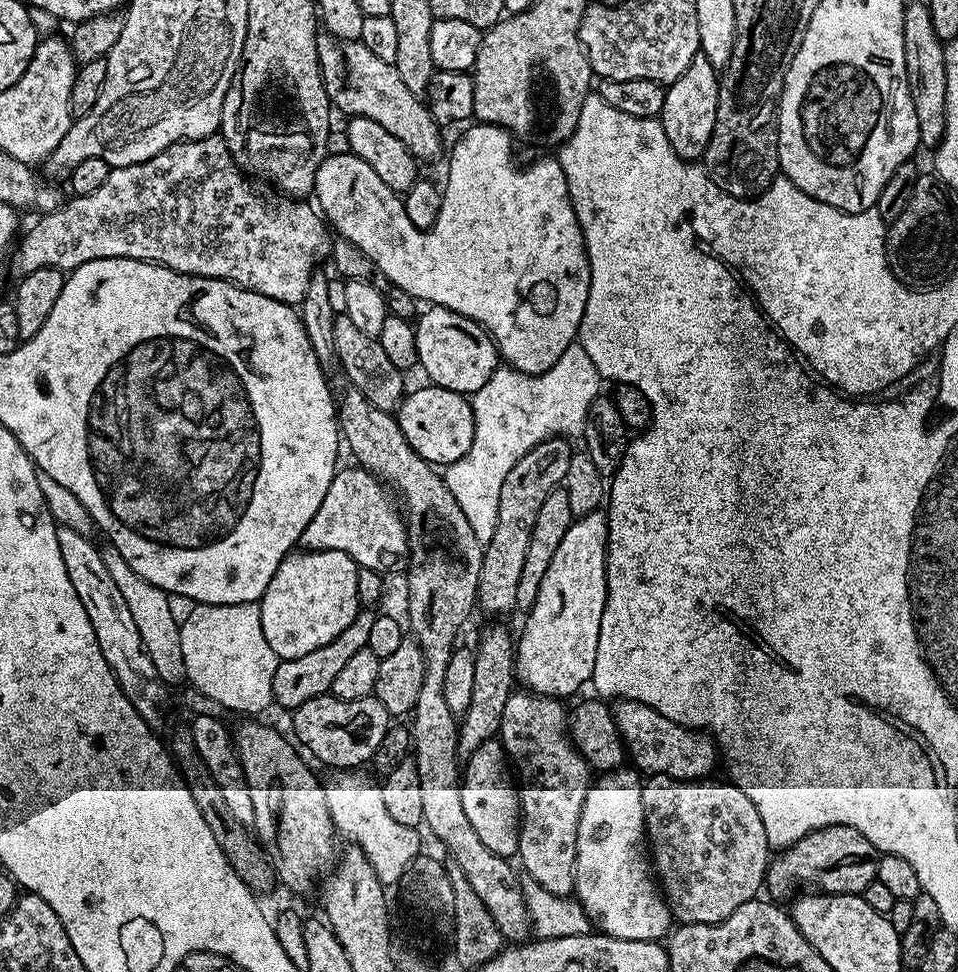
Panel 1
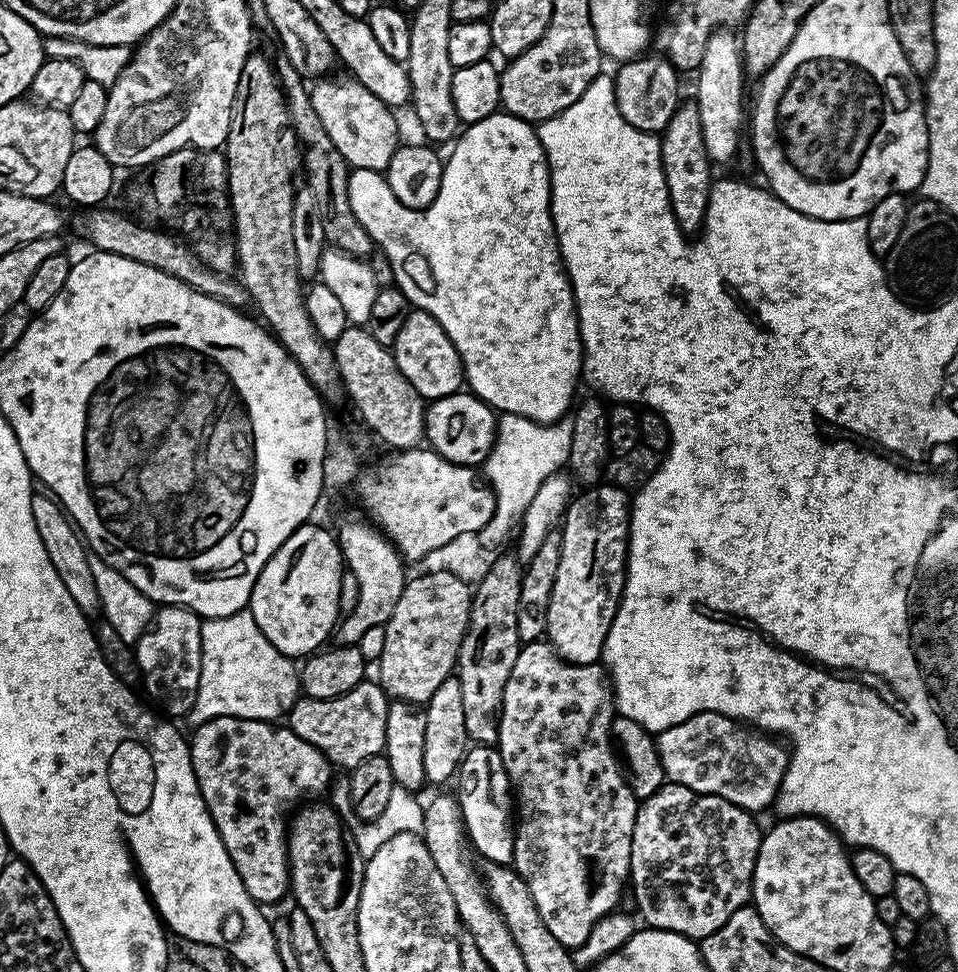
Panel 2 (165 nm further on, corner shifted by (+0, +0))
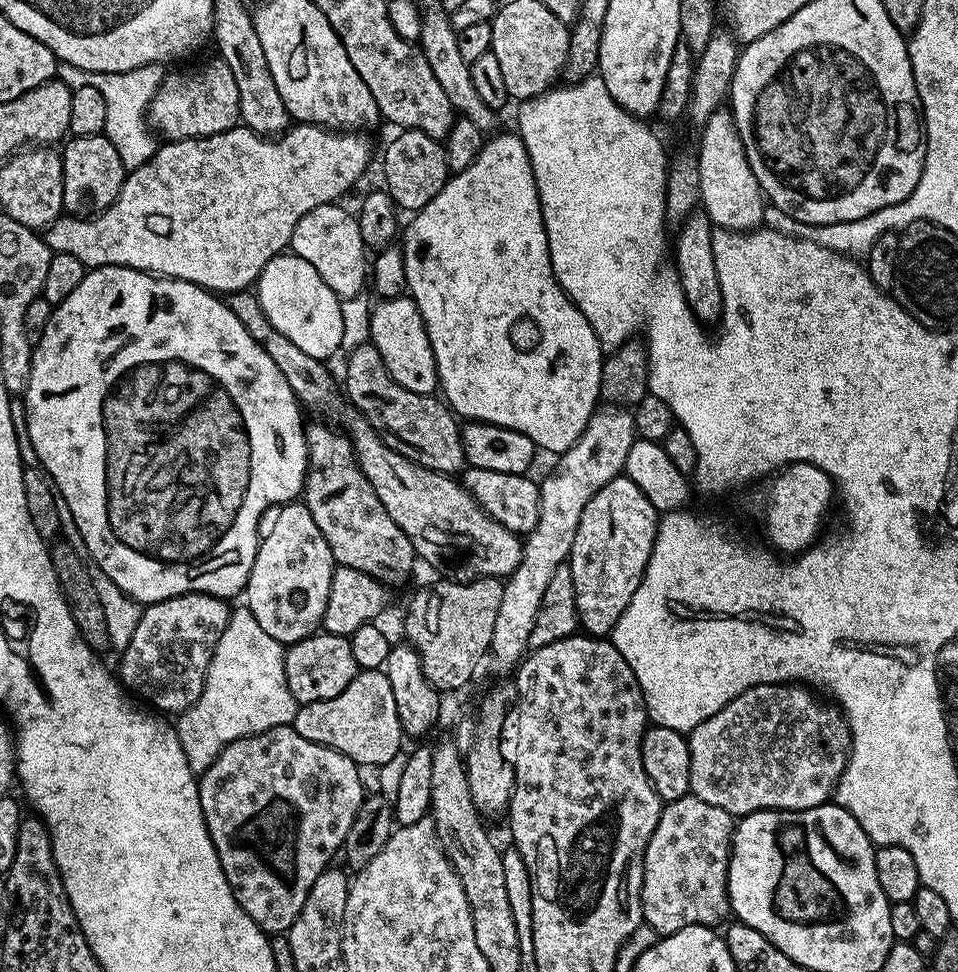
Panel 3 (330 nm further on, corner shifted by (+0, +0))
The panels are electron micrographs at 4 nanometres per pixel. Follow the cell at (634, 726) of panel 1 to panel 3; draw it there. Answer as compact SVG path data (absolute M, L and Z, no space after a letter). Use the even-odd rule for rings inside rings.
M796 682L759 684L738 694L738 698L718 710L718 714L706 718L706 722L687 733L691 795L702 798L702 802L710 802L710 806L722 806L722 810L734 818L769 810L801 812L829 803L836 783L848 766L852 734L839 707L824 708L823 702L816 700L808 688L811 687Z

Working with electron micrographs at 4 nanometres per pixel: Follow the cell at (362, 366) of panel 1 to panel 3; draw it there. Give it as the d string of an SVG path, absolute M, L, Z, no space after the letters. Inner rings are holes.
M371 342L347 353L346 359L348 365L344 368L342 388L348 402L370 421L390 450L398 450L398 454L435 472L456 474L465 467L464 447L460 441L461 425L443 399L435 395L414 394L414 390L398 386L398 382L390 378L390 370L386 370L382 354L378 354Z

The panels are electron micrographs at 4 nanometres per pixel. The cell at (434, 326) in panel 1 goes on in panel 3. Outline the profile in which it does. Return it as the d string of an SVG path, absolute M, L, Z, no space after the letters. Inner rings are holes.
M411 295L380 300L373 307L370 342L376 347L378 354L382 354L382 362L386 370L390 370L390 378L394 378L398 386L406 386L406 390L414 390L414 394L423 396L431 396L437 391L440 379L434 362L434 350L430 346L422 314Z

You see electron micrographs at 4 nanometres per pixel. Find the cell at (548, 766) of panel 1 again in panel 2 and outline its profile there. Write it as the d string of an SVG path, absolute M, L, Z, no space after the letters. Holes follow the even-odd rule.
M528 642L521 647L518 659L514 661L514 670L510 670L506 690L502 694L500 733L496 739L500 757L506 766L508 781L512 783L514 789L514 804L518 809L518 819L514 824L512 864L519 876L526 882L526 886L534 898L534 906L538 906L538 914L542 914L542 922L546 922L546 930L550 930L550 934L554 934L554 938L558 938L560 945L569 950L580 949L587 943L595 924L619 905L616 903L620 900L620 891L623 888L625 891L626 881L630 876L630 842L634 834L638 801L630 790L630 786L624 781L620 761L614 751L613 719L614 692L610 687L610 677L603 663L569 664L547 642Z

